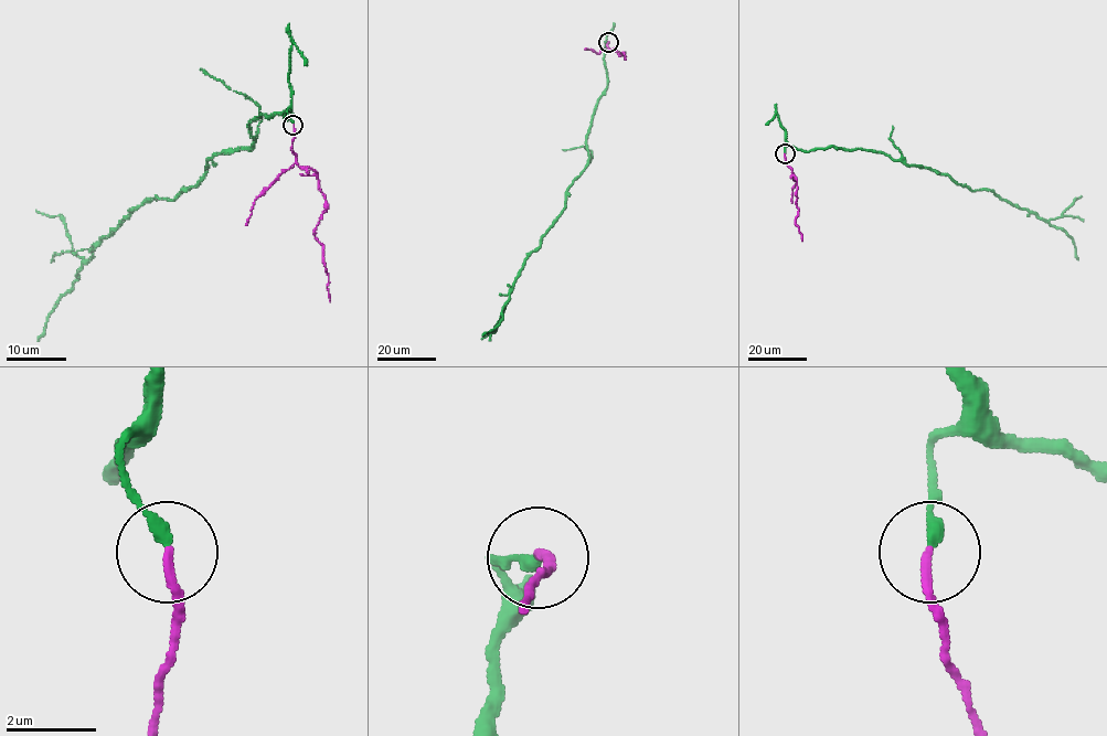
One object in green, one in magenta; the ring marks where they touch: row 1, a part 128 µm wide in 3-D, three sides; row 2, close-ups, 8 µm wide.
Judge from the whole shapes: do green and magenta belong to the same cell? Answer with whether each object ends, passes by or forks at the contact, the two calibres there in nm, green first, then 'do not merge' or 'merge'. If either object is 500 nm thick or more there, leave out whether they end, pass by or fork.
green ends; magenta ends; calibres 300 and 200 nm; merge

